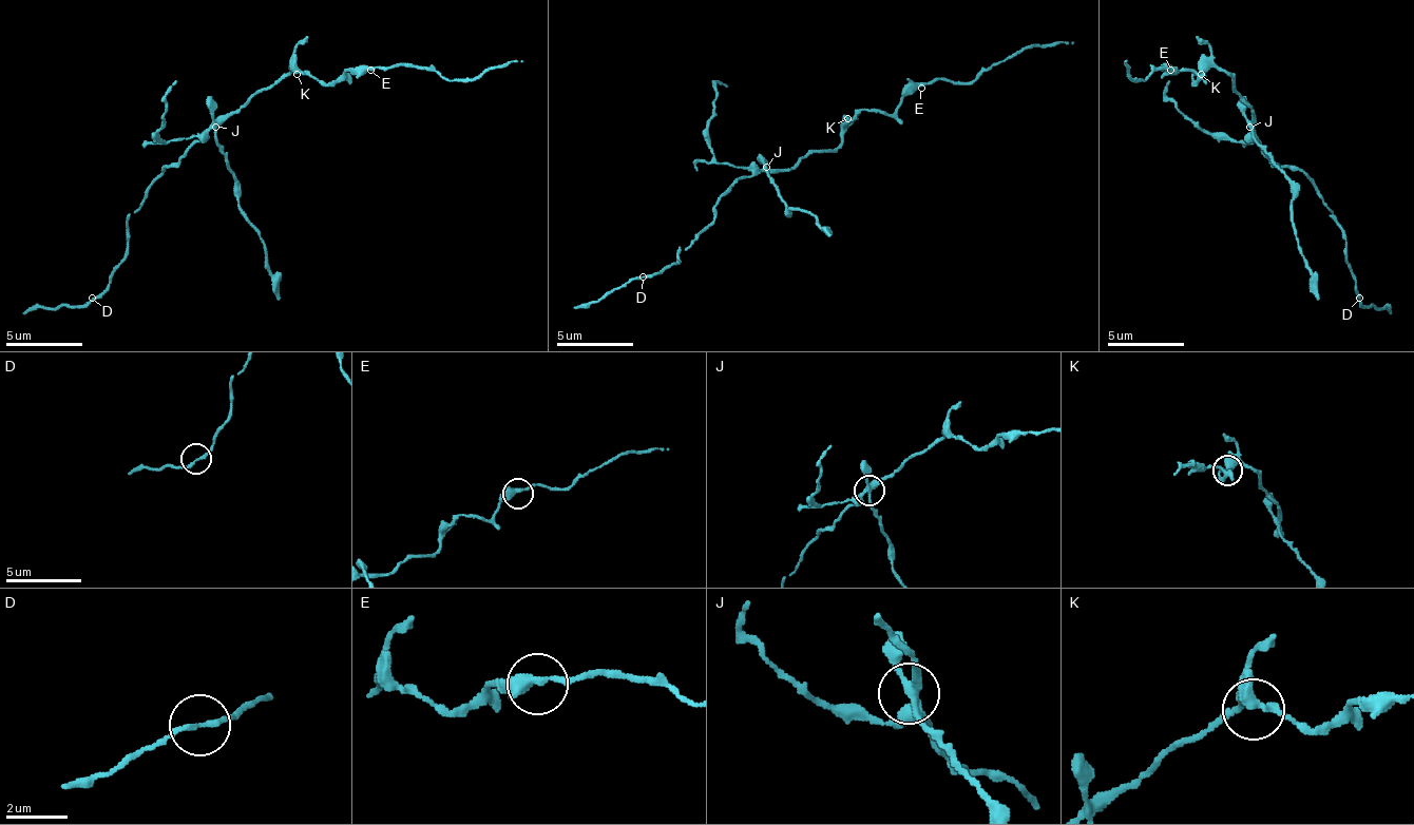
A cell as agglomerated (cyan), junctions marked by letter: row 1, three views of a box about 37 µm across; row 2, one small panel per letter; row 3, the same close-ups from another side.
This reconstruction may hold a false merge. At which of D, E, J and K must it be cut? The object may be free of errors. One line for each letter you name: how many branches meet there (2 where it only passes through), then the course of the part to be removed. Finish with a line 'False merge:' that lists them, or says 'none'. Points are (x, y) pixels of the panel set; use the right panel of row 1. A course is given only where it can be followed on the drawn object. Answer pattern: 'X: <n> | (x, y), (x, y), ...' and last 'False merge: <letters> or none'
J: 4 | (1250, 128), (1258, 147), (1290, 181), (1297, 247), (1320, 301)
False merge: J

